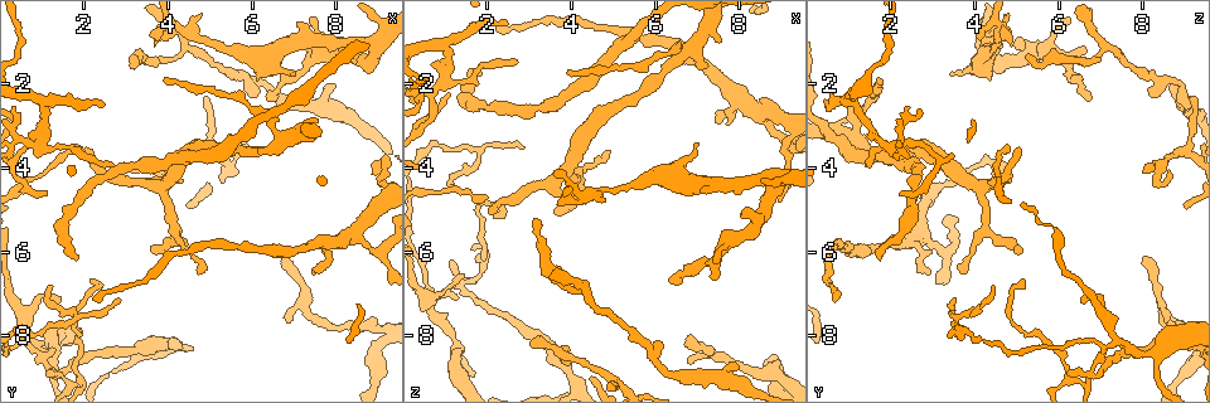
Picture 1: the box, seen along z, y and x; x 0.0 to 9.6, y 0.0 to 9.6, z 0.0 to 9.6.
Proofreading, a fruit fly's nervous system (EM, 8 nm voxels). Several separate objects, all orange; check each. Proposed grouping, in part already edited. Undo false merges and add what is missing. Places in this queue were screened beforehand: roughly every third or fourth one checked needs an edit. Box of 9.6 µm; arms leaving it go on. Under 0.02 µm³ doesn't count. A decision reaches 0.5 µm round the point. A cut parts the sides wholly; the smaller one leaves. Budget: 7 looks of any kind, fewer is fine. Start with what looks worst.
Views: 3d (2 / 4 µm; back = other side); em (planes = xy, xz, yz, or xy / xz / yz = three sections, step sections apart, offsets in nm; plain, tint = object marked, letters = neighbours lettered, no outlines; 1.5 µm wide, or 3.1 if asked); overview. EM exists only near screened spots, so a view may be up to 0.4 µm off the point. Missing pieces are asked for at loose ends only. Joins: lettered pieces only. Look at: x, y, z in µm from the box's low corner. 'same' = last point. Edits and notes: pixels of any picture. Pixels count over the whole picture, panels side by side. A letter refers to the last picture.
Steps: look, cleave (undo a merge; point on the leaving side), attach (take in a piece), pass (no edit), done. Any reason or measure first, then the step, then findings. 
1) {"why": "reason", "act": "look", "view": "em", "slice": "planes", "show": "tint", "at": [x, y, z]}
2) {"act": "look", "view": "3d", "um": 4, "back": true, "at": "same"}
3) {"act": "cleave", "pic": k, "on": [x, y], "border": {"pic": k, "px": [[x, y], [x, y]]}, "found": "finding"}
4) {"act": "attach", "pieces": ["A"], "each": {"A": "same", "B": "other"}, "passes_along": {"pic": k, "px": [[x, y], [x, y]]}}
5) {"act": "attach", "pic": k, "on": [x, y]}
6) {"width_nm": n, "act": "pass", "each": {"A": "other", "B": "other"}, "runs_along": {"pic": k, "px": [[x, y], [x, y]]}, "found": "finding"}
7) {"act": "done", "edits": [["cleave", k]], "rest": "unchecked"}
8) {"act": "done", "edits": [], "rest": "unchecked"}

{"why": "narrows sharply", "act": "look", "view": "3d", "um": 4, "back": true, "at": [1.25, 8.90, 6.80]}

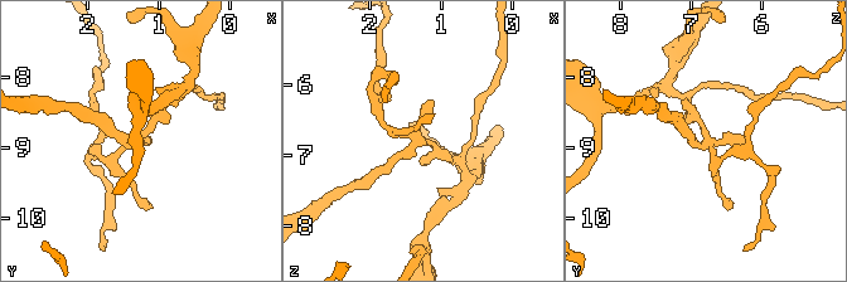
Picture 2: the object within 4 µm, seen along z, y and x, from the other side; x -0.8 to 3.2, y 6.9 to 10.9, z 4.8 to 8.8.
{"why": "shape alone is not enough", "act": "look", "view": "em", "slice": "planes", "show": "letters", "at": [1.30, 8.95, 6.80]}

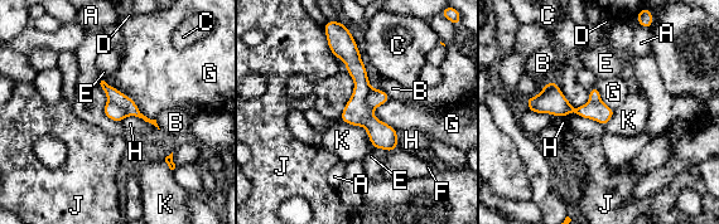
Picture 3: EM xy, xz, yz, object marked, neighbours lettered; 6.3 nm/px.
{"act": "cleave", "pic": 3, "on": [375, 98], "each": {"A": "other", "B": "other", "C": "other", "D": "other", "E": "other", "F": "other", "G": "other", "H": "other", "J": "other", "K": "other"}, "part_leaving": {"pic": 3, "px": [[106, 87], [136, 113]]}, "found": "two neurons meet here"}

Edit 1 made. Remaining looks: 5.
{"why": "sharp bend", "act": "look", "view": "3d", "um": 4, "at": [0.70, 3.45, 2.20]}

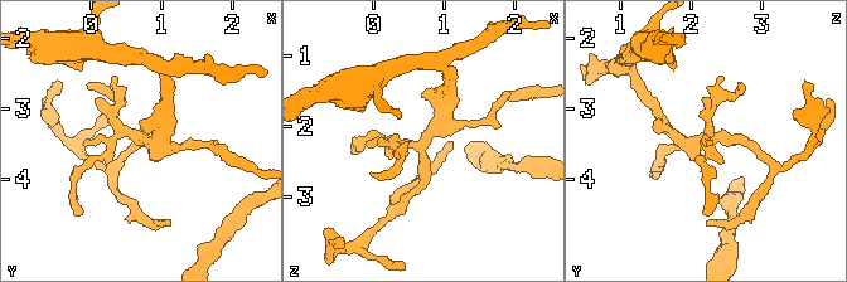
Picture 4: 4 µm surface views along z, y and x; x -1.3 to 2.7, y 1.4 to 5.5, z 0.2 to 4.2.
{"why": "shape alone is not enough", "act": "look", "view": "em", "slice": "yz", "step": 8, "show": "tint", "at": [0.70, 3.45, 2.20]}

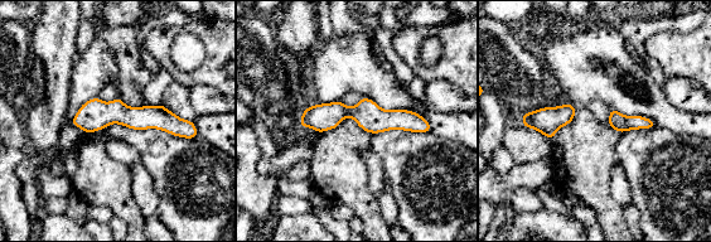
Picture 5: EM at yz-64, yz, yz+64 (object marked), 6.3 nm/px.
{"act": "look", "view": "em", "slice": "yz", "step": 8, "show": "letters", "at": "same"}

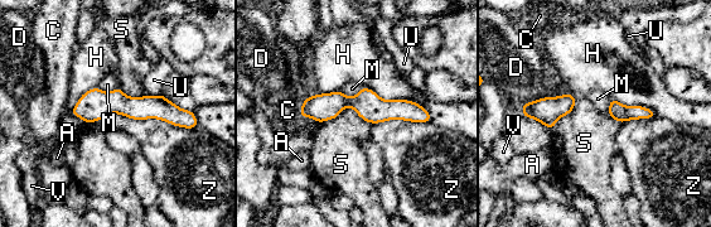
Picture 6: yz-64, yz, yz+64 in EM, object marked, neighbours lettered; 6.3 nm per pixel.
{"longest_contact_nm": ["Z", 420], "act": "pass", "each": {"A": "other", "C": "other", "D": "other", "H": "other", "M": "other", "S": "other", "U": "other", "V": "other", "Z": "other"}, "border": {"pic": 6, "px": [[371, 122], [347, 106], [319, 124]]}, "found": "continuous, no second neuron"}

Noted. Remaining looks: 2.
{"act": "done", "edits": [["cleave", 3]], "rest": "unchecked"}

